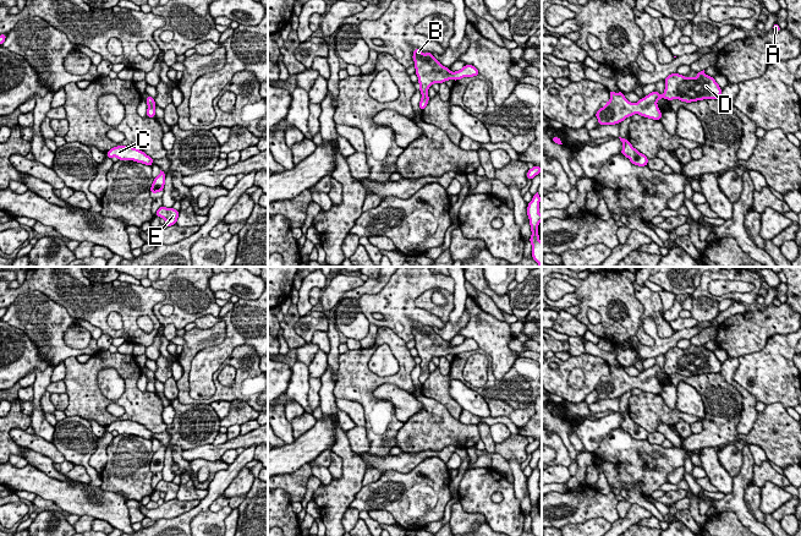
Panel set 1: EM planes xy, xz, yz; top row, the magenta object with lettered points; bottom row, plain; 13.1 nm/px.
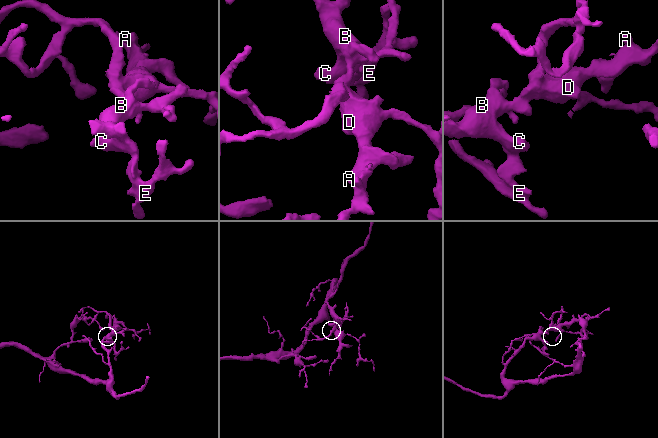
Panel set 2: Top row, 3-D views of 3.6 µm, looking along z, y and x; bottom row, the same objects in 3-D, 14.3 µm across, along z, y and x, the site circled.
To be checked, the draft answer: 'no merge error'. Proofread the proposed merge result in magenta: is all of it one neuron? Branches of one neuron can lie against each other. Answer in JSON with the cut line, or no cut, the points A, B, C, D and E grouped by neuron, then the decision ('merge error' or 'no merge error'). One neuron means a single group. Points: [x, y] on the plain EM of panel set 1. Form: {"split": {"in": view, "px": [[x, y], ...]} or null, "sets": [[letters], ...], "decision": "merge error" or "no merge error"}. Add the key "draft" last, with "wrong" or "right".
{"split": null, "sets": [["A", "B", "C", "D", "E"]], "decision": "no merge error", "draft": "right"}

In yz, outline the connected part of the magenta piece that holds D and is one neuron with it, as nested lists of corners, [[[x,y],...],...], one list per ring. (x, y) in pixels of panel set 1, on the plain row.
[[[704,344],[697,346],[696,351],[685,351],[675,346],[669,349],[664,356],[665,363],[662,370],[654,365],[644,372],[641,372],[637,377],[630,377],[621,365],[619,367],[609,365],[610,374],[594,389],[598,393],[599,400],[620,398],[627,390],[635,388],[660,394],[662,385],[657,376],[662,372],[669,376],[676,372],[686,377],[703,373],[720,373],[722,362],[714,351],[704,348]]]

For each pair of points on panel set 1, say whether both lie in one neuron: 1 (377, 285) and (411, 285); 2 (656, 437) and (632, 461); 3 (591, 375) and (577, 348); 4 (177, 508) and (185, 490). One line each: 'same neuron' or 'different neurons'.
1: different neurons
2: different neurons
3: different neurons
4: different neurons

